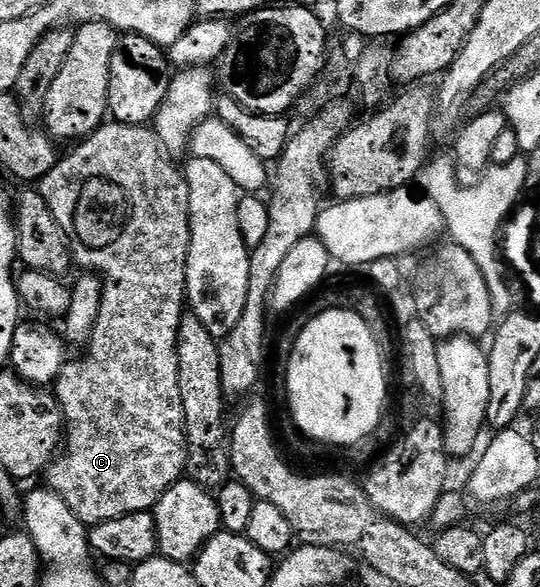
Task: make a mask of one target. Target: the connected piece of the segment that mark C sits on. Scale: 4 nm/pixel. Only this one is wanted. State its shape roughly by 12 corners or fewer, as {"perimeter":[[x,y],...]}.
{"perimeter":[[105,121],[38,183],[102,278],[47,489],[91,528],[186,474],[188,185]]}

